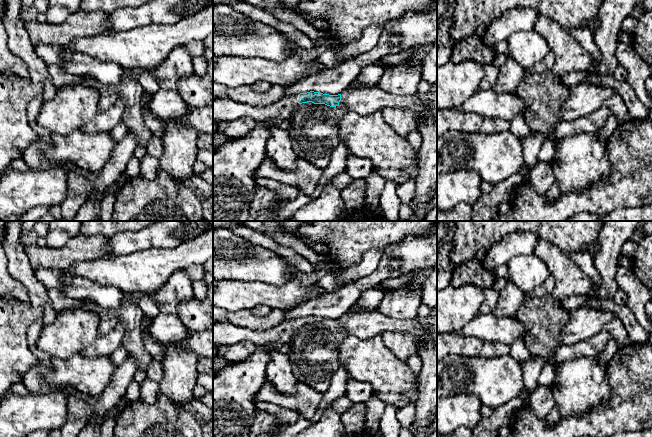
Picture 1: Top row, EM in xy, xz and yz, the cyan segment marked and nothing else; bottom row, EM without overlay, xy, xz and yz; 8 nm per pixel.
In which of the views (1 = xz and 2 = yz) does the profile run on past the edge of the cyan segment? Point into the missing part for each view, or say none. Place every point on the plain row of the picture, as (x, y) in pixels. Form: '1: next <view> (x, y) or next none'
1: next xz (363, 326)
2: next none

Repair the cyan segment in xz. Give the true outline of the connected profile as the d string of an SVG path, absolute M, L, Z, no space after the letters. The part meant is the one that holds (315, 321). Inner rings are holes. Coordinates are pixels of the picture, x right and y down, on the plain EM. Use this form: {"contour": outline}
{"contour": "M379 311L369 313L347 313L338 319L329 319L310 315L299 319L285 319L279 325L265 330L255 331L229 322L213 323L213 345L235 345L251 341L259 347L271 343L286 343L299 328L312 326L330 331L341 329L347 337L361 340L382 335L386 331L403 332L420 341L423 328L414 320L398 320L387 317Z"}

